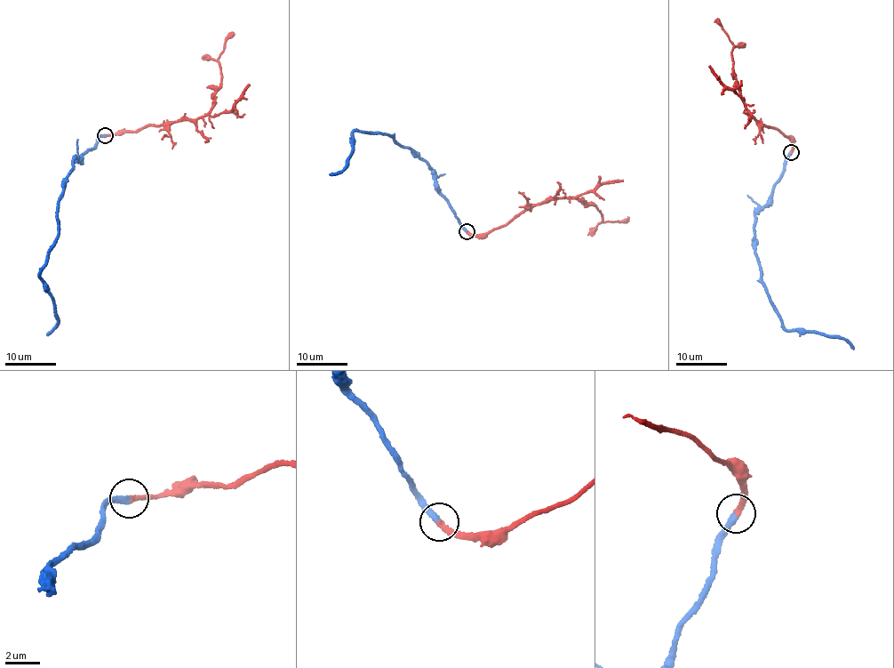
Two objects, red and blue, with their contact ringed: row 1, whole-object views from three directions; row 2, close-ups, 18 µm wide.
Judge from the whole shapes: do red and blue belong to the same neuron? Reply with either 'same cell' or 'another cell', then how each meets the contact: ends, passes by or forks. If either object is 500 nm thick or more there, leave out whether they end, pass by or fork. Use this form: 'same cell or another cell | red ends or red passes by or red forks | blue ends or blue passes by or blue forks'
same cell | red ends | blue ends

